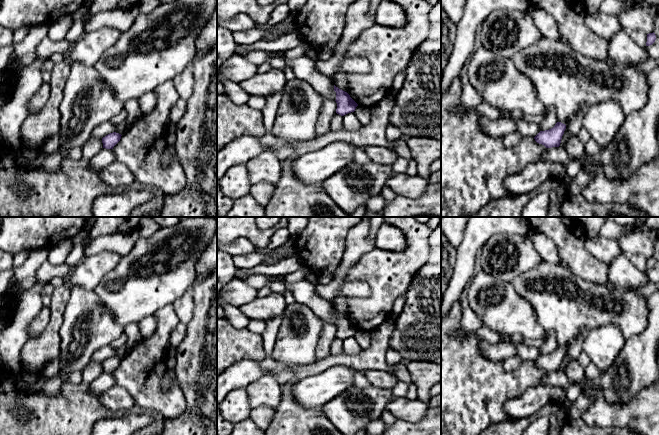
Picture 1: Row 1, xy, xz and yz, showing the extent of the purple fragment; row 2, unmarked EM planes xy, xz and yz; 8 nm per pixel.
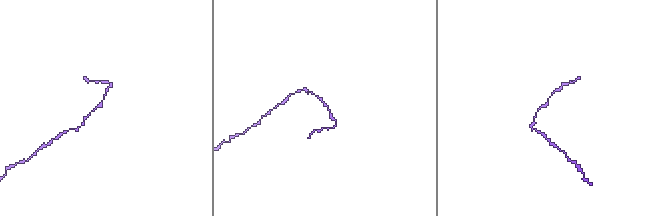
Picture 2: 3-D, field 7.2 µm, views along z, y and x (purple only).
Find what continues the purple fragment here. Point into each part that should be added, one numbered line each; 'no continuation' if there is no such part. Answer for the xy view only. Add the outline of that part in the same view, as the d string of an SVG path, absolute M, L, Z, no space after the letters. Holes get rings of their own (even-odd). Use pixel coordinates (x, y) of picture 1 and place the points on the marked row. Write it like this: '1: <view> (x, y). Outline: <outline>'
no continuation

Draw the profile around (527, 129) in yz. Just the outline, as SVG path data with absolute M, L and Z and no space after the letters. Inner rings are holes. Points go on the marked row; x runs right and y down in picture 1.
M521 117L513 118L512 120L522 137L535 137L541 131L539 124L526 121Z

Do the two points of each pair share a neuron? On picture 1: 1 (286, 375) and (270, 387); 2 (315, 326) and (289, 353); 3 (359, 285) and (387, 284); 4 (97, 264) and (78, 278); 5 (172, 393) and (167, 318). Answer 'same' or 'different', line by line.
1: different
2: same
3: different
4: same
5: same

